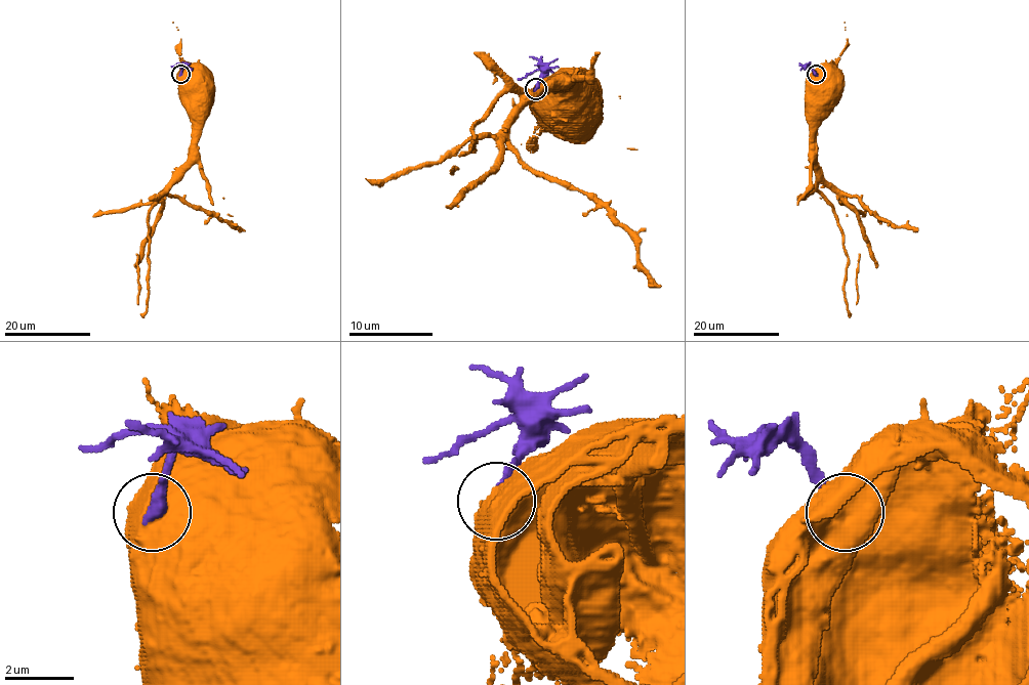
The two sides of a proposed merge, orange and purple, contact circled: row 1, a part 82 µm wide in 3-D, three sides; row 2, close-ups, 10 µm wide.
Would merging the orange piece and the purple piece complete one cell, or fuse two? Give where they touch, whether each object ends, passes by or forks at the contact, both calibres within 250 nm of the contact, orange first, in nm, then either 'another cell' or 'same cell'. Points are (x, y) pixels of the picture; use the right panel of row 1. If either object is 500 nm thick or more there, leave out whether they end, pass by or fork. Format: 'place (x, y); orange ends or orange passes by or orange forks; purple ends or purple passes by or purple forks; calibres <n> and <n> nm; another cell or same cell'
place (816, 74); calibres 750 and 440 nm; another cell

